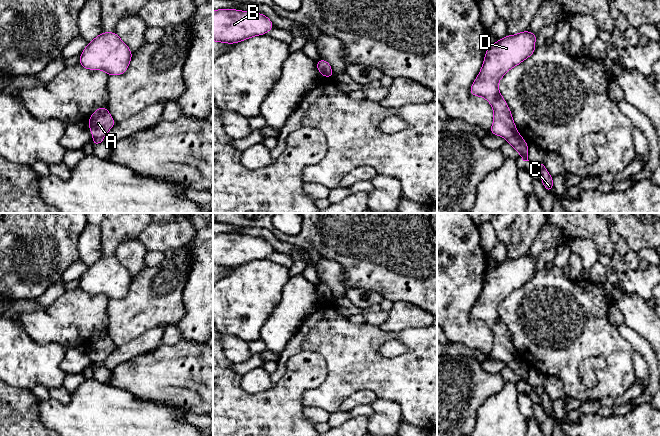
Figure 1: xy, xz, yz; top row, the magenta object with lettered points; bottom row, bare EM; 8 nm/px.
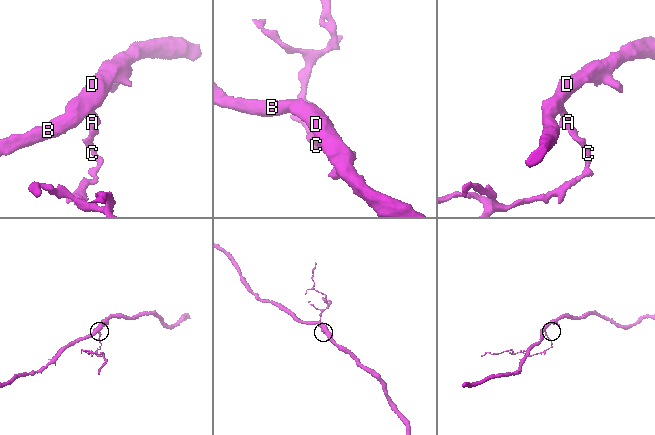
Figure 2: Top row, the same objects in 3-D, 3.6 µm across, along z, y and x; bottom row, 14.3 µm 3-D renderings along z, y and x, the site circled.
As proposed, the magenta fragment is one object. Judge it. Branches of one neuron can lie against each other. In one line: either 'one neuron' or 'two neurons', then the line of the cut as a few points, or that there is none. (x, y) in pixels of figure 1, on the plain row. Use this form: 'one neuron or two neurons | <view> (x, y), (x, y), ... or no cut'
two neurons | yz (517, 356), (507, 364)

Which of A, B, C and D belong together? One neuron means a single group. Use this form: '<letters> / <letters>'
A B D / C

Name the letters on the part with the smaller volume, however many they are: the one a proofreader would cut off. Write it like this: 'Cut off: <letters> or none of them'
Cut off: C

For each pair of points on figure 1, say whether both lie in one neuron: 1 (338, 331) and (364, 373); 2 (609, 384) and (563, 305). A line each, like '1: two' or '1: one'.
1: one
2: one

